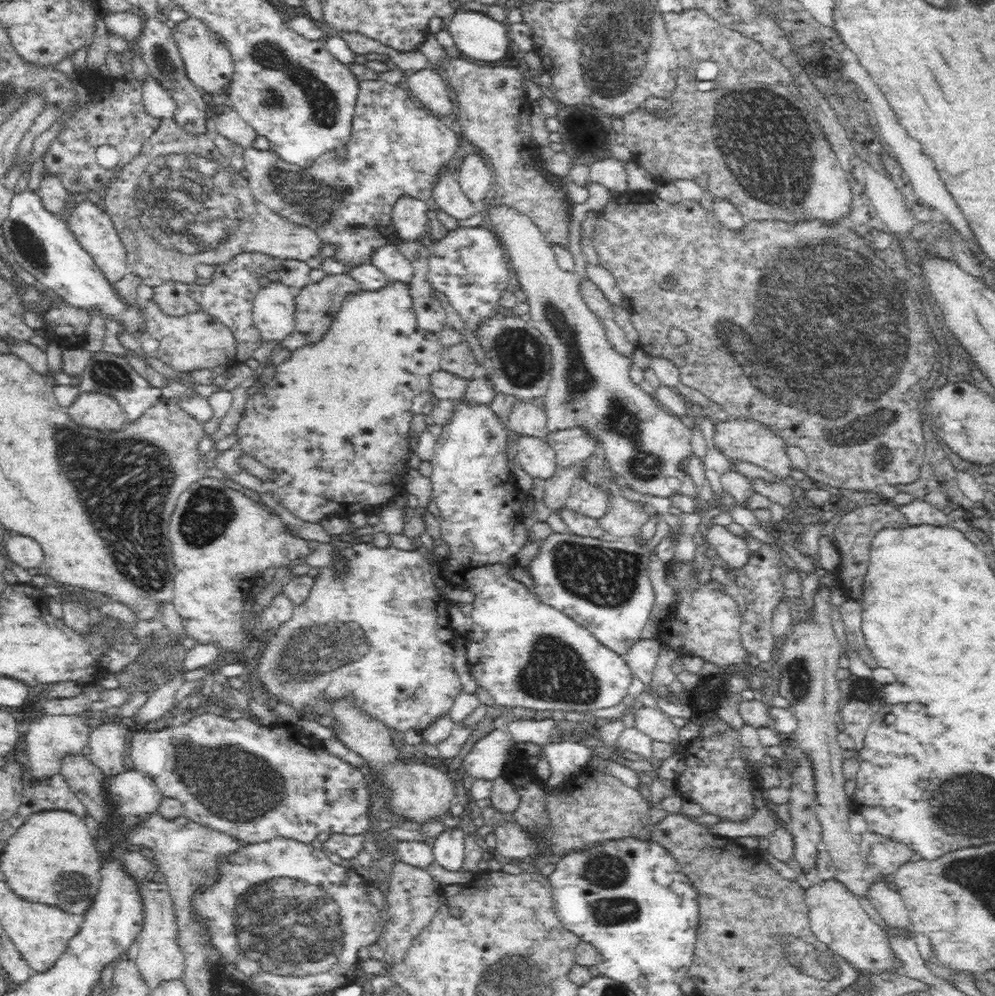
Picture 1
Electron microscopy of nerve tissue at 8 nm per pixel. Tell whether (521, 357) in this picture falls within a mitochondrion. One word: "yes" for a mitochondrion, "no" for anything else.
yes

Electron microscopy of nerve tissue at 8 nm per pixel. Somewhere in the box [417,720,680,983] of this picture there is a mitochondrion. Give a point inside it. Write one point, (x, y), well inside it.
(607, 874)

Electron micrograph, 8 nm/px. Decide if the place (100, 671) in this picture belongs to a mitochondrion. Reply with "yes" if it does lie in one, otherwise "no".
no

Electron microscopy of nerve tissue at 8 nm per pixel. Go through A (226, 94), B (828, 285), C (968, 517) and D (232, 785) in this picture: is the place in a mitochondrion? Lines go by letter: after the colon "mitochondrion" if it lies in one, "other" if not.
A: other
B: mitochondrion
C: other
D: mitochondrion

